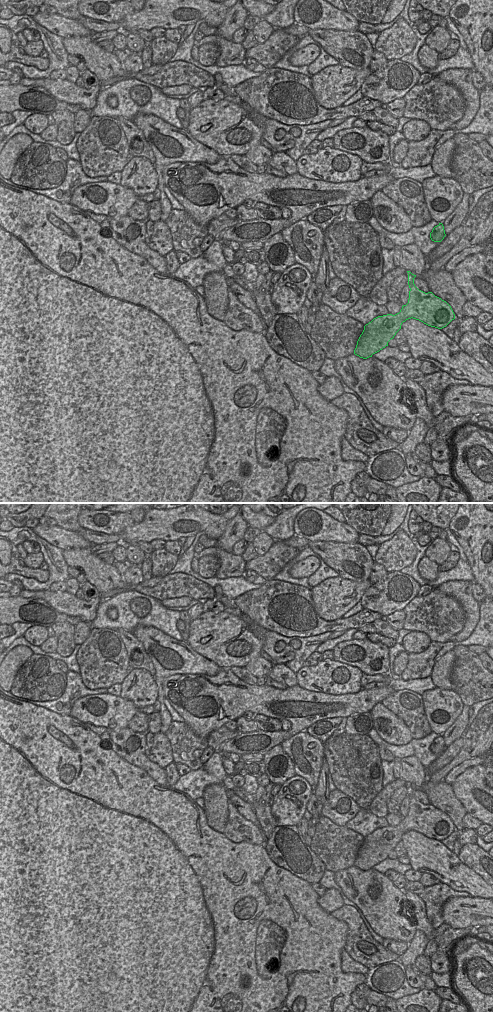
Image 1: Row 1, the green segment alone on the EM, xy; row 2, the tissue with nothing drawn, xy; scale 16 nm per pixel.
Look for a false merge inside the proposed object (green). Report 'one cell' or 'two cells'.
one cell

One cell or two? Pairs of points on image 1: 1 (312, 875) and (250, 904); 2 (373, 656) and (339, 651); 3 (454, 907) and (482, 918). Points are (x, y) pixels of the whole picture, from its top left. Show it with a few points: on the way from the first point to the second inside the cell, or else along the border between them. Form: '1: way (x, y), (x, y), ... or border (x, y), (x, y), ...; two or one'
1: border (282, 868), (311, 884); two
2: way (364, 659), (359, 662), (351, 662), (346, 657); one
3: way (461, 912), (475, 912); one

